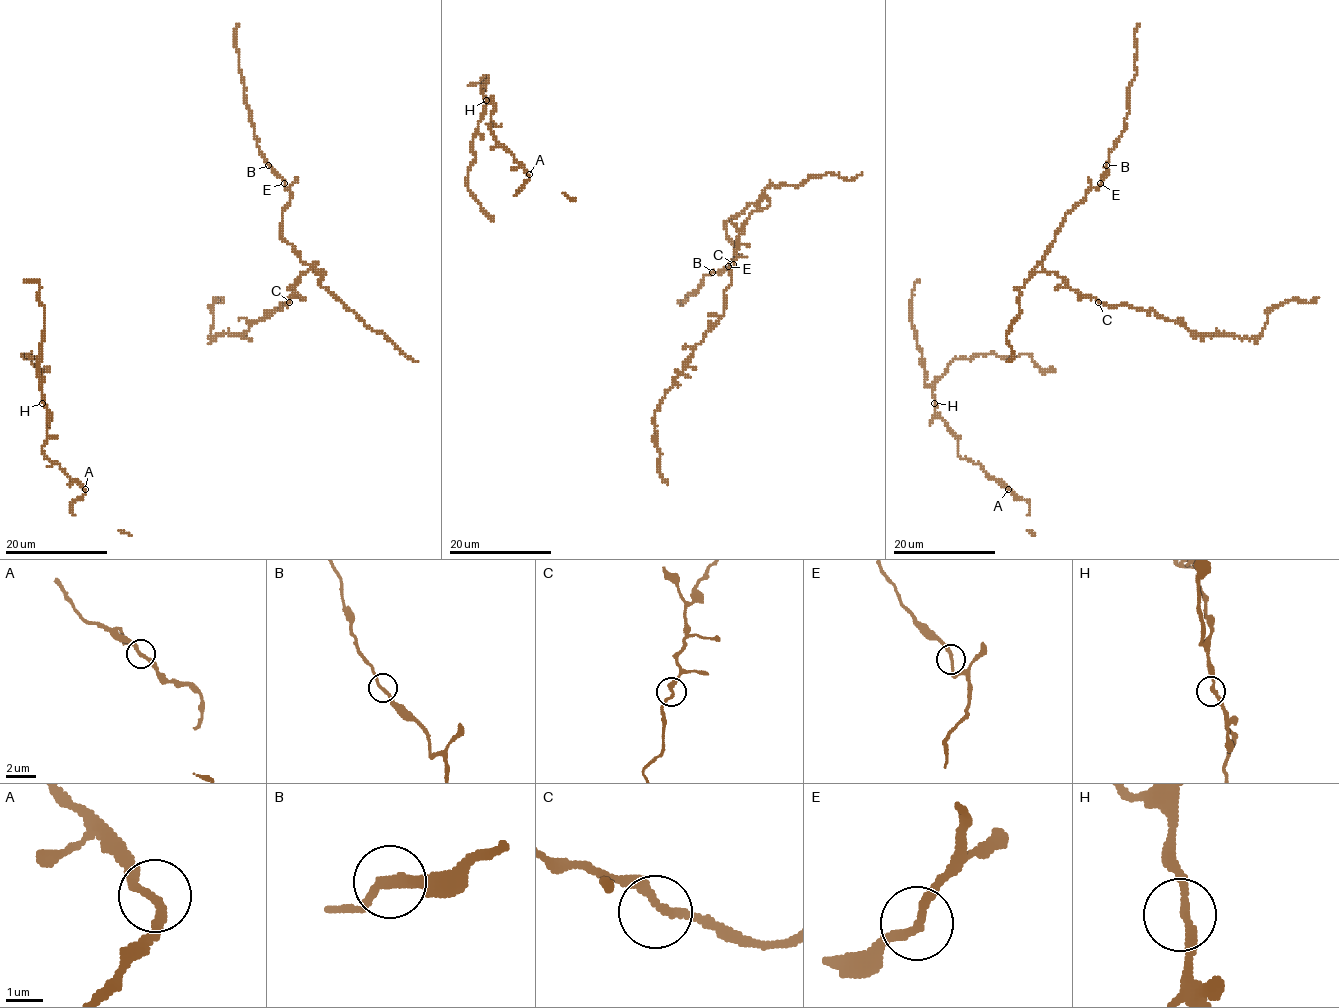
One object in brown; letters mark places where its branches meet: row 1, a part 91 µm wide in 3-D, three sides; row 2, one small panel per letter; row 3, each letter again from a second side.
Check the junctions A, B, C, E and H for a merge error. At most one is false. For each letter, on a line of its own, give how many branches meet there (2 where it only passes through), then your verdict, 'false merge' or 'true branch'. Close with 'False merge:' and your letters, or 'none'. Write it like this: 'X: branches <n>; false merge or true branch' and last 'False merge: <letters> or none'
A: branches 2; true branch
B: branches 2; true branch
C: branches 2; true branch
E: branches 2; true branch
H: branches 2; true branch
False merge: none

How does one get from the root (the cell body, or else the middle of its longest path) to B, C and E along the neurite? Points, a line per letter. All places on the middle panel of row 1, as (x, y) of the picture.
B: (682, 347), (696, 346), (723, 315), (738, 234), (766, 199), (726, 220), (733, 260), (713, 272)
C: (682, 347), (696, 346), (723, 315), (723, 292), (731, 283), (733, 264)
E: (682, 347), (696, 346), (723, 315), (738, 234), (766, 199), (726, 220), (735, 250), (728, 266)

